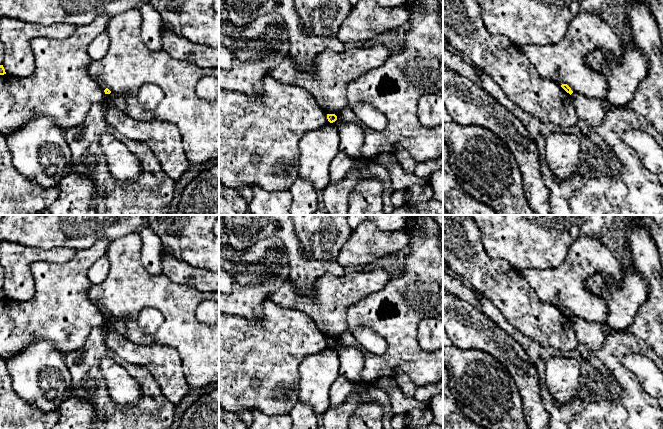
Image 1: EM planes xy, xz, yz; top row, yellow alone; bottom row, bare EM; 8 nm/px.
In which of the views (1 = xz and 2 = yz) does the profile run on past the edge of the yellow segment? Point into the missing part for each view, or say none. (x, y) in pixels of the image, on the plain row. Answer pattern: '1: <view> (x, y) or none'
1: none
2: none

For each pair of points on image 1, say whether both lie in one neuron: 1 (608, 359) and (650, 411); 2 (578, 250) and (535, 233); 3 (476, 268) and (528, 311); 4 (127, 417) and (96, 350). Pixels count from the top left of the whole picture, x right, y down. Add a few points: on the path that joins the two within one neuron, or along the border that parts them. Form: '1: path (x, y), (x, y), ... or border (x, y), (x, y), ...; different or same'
1: path (615, 372), (620, 381), (637, 398); same
2: border (579, 237), (568, 249), (566, 258), (556, 267); different
3: path (489, 277), (494, 281), (498, 281), (515, 298); same
4: path (109, 406), (93, 389), (93, 368); same

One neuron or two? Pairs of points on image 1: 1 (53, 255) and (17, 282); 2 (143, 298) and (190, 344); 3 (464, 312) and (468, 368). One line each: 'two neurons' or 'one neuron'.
1: one neuron
2: one neuron
3: two neurons

